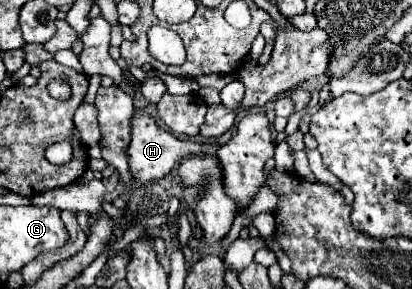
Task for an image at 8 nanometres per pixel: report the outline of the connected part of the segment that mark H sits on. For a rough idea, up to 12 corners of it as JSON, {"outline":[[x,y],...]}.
{"outline":[[145,110],[133,116],[133,182],[153,182],[217,144],[177,140]]}

